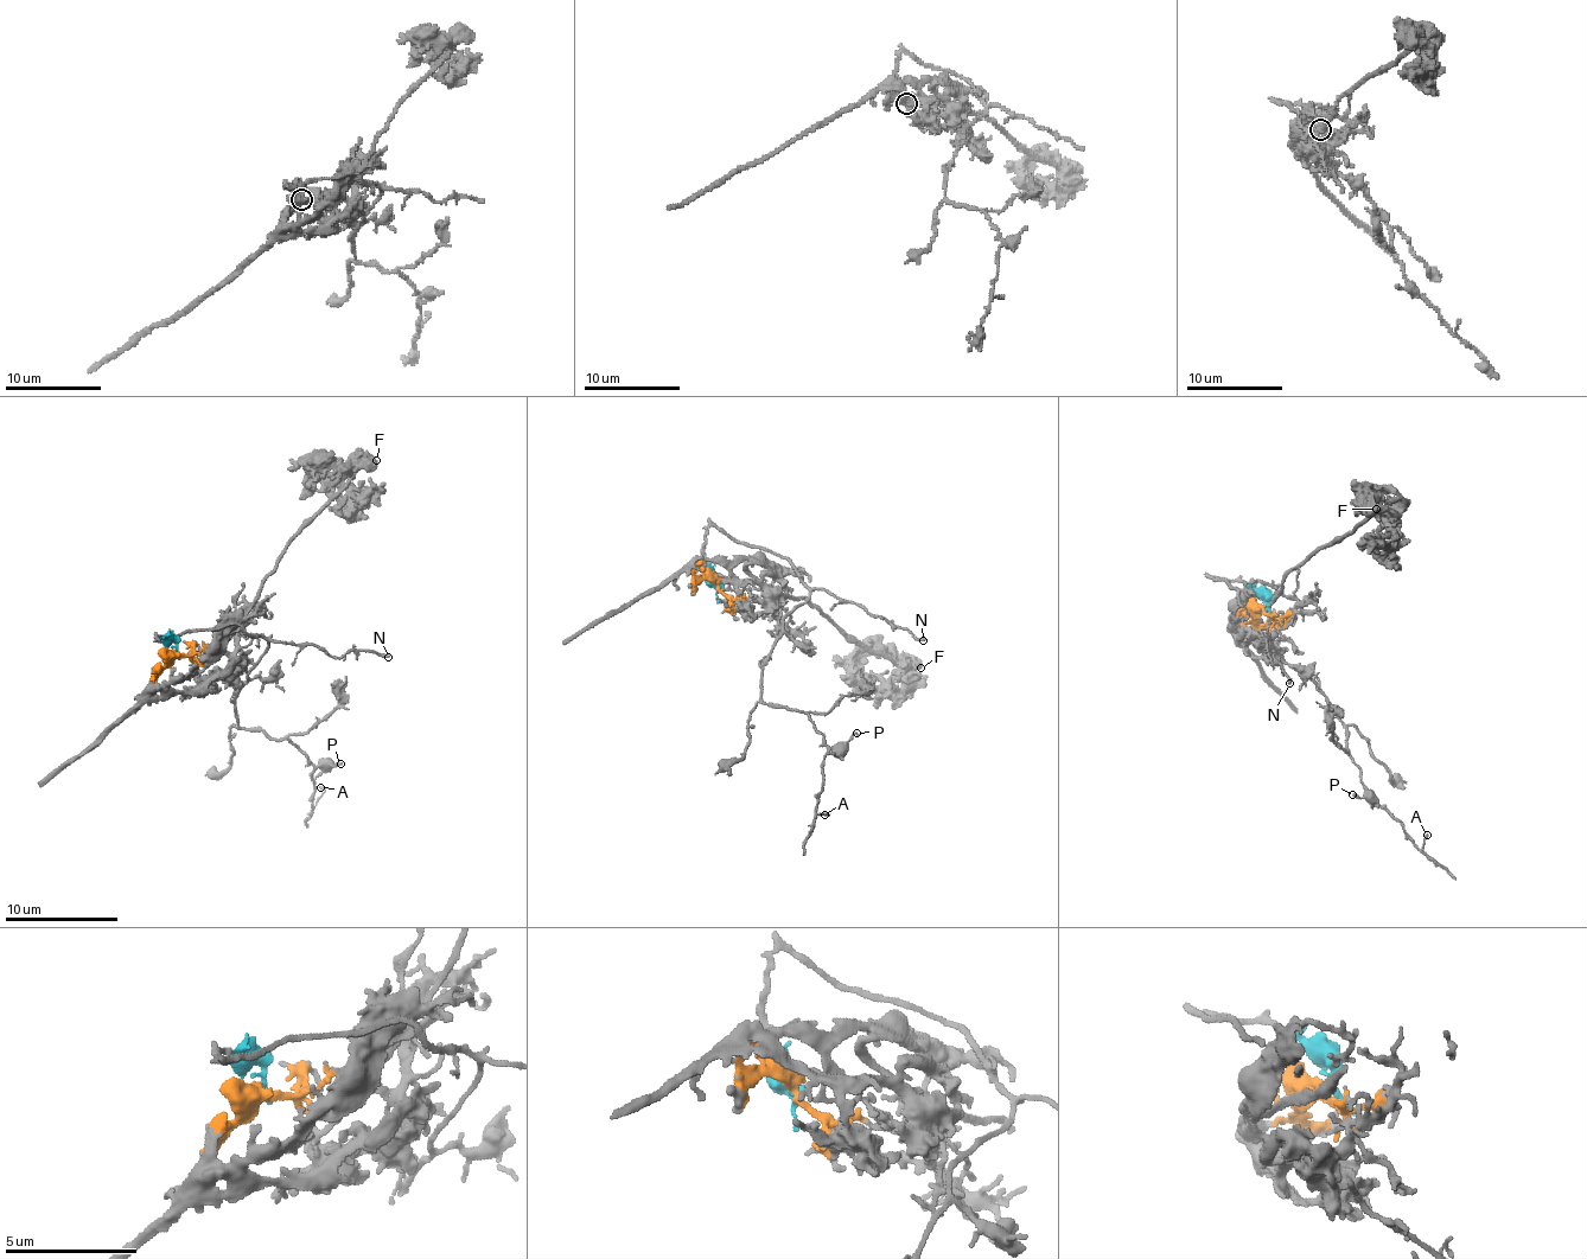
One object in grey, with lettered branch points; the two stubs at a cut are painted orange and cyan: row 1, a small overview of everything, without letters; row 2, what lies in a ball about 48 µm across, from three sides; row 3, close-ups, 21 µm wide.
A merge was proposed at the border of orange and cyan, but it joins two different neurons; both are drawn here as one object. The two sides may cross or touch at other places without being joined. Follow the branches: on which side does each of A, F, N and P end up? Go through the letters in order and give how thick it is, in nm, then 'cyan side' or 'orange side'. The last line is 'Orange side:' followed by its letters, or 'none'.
A: 160 nm thick; cyan side
F: 550 nm thick; orange side
N: 190 nm thick; cyan side
P: 150 nm thick; cyan side
Orange side: F

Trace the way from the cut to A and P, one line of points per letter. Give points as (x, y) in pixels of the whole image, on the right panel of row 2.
A: (1263, 611), (1240, 581), (1211, 577), (1237, 592), (1276, 654), (1317, 685), (1371, 797), (1420, 850), (1428, 833)
P: (1263, 611), (1240, 581), (1211, 577), (1225, 580), (1343, 723), (1369, 796), (1352, 794)

